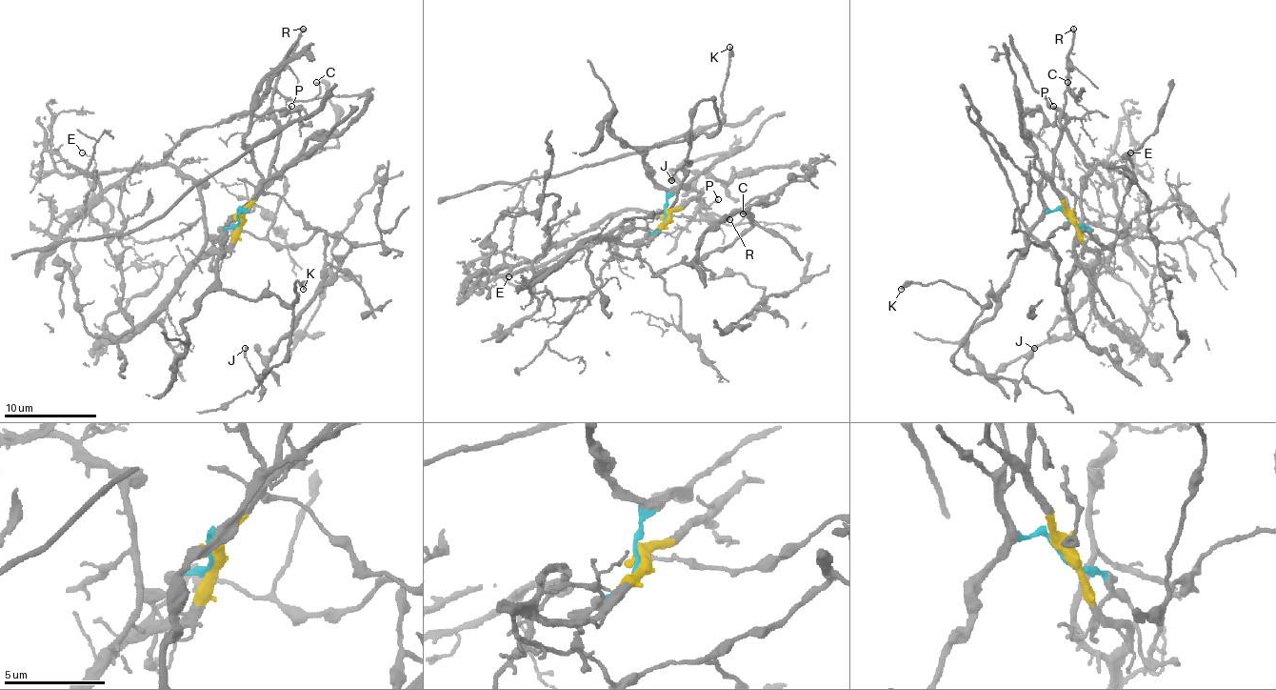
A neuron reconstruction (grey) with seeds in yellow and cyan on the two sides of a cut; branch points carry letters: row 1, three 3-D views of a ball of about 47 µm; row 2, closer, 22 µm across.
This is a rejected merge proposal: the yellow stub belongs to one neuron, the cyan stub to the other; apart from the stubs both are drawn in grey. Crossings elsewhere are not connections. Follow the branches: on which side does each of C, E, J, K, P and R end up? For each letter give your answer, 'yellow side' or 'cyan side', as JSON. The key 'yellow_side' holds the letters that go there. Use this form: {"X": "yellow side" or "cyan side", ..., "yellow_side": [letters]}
{"C": "yellow side", "E": "yellow side", "J": "cyan side", "K": "cyan side", "P": "yellow side", "R": "yellow side", "yellow_side": ["C", "E", "P", "R"]}

